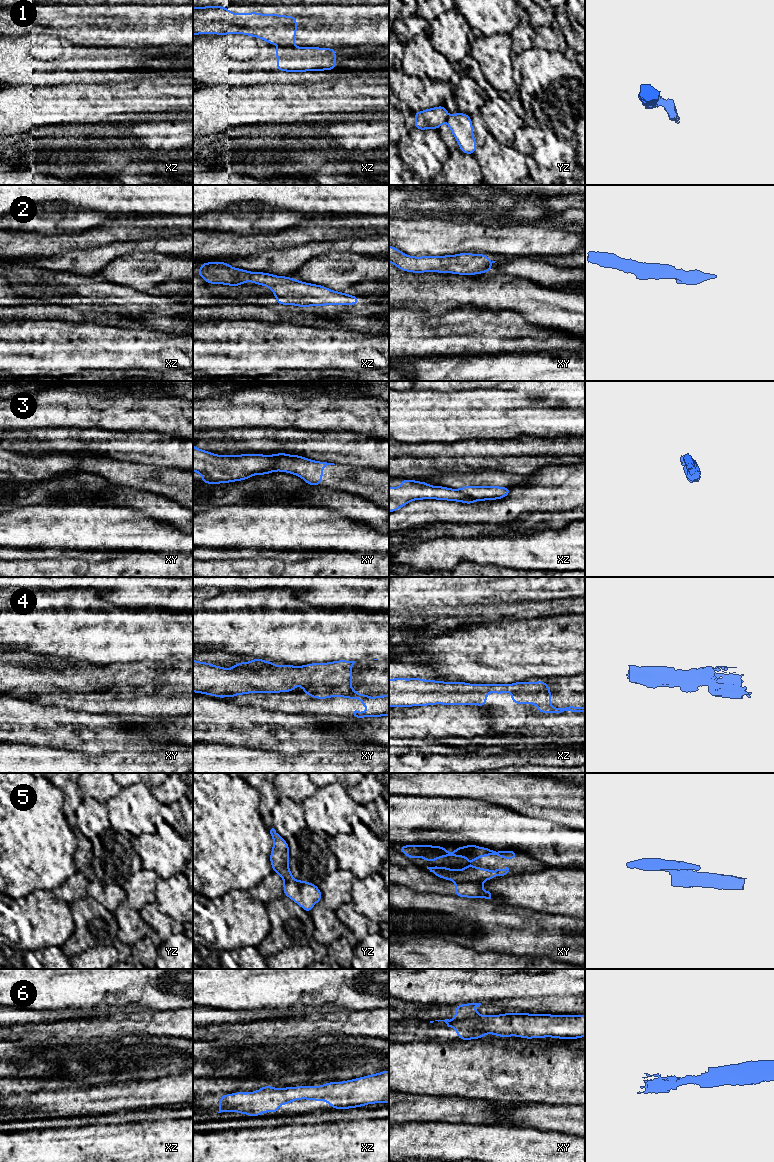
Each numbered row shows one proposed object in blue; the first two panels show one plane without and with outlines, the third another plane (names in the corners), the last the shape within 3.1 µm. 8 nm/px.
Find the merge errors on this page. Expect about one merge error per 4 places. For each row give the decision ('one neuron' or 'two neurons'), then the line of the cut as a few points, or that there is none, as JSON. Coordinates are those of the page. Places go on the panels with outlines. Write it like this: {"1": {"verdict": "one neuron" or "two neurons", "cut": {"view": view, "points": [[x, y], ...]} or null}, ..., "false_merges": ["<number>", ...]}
{"1": {"verdict": "two neurons", "cut": {"view": "xz", "points": [[283, 46], [293, 47]]}}, "2": {"verdict": "one neuron", "cut": null}, "3": {"verdict": "two neurons", "cut": {"view": "xz", "points": [[458, 489], [474, 499]]}}, "4": {"verdict": "one neuron", "cut": null}, "5": {"verdict": "two neurons", "cut": {"view": "xy", "points": [[481, 880], [455, 882]]}}, "6": {"verdict": "one neuron", "cut": null}, "false_merges": ["1", "3", "5"]}

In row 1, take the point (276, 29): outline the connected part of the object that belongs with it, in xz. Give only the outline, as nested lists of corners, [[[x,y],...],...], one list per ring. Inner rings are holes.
[[[226,6],[193,7],[193,35],[244,34],[260,38],[269,44],[294,47],[296,33],[295,16],[233,13]]]

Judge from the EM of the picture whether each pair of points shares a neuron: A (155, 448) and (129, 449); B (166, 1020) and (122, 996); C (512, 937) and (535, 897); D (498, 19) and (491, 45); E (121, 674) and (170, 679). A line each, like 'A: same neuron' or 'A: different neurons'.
A: same neuron
B: different neurons
C: different neurons
D: different neurons
E: same neuron

